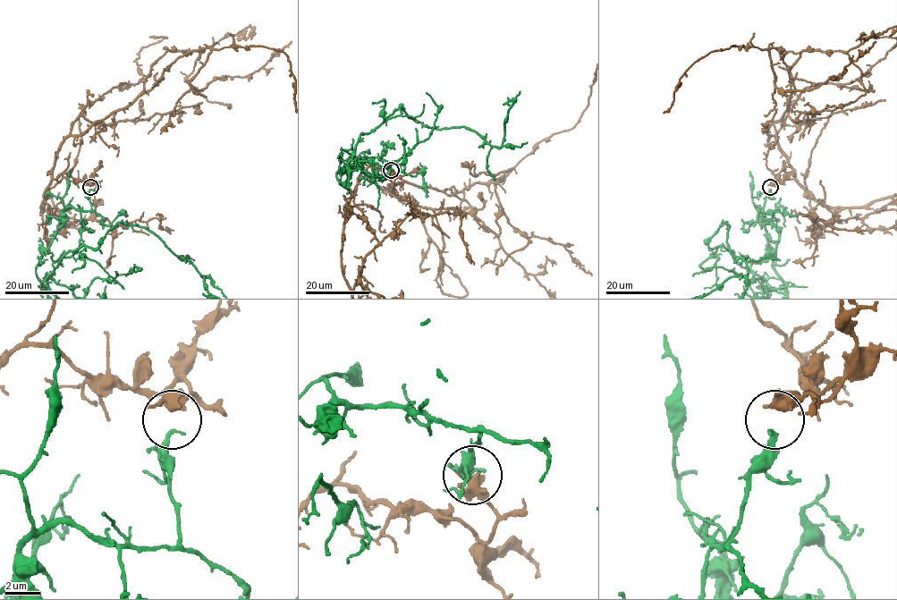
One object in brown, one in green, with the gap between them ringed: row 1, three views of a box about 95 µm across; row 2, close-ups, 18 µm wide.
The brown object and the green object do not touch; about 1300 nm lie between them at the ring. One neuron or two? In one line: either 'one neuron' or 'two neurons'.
one neuron

